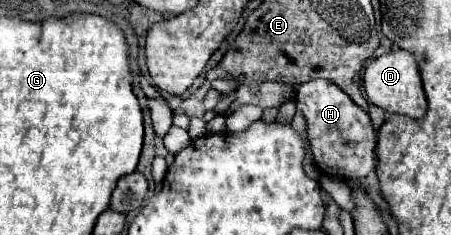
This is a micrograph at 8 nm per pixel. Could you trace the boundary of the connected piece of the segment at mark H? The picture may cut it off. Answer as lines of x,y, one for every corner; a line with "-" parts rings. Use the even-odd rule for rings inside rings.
311,80
305,82
297,88
297,110
301,110
307,118
307,130
311,136
311,152
315,156
315,162
319,166
319,170
325,176
343,180
343,182
351,182
351,180
361,180
365,178
373,168
375,168
375,130
371,124
371,118
367,112
359,110
359,106
333,82
327,80

